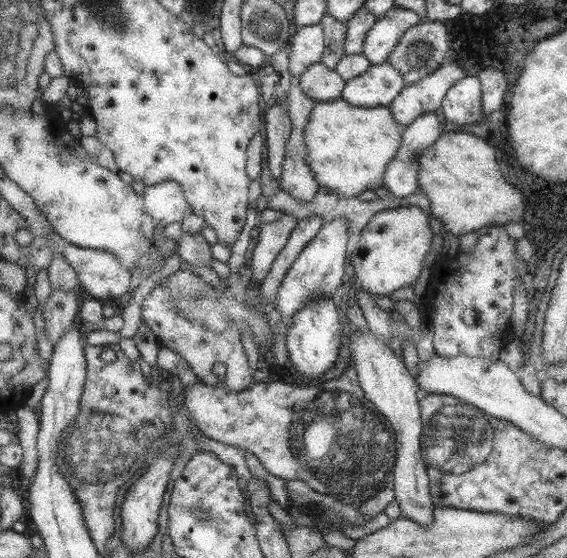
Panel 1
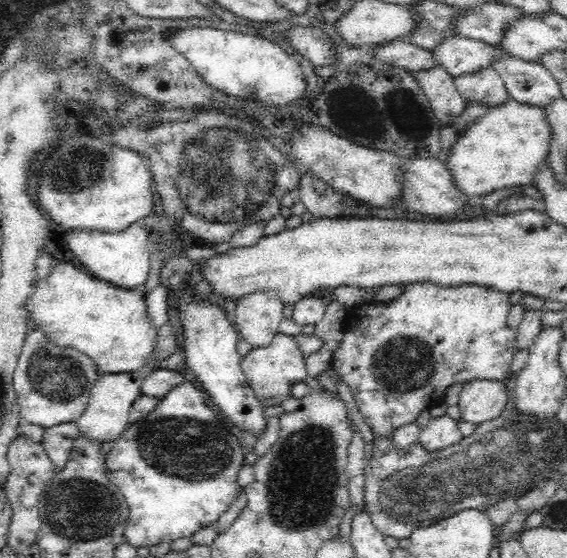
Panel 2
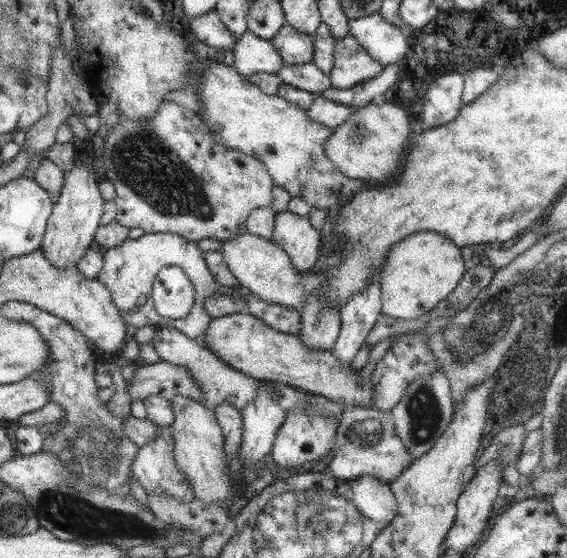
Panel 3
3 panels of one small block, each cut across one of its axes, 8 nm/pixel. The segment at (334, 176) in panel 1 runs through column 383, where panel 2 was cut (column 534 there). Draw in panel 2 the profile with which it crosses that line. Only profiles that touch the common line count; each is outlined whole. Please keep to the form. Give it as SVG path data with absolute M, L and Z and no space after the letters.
M508 98L503 103L489 107L478 120L467 126L450 145L445 156L440 157L445 161L446 169L450 170L453 184L456 184L462 194L483 197L494 190L508 186L533 184L534 172L538 172L538 168L542 166L542 159L546 159L549 154L549 140L549 123L548 120L545 120L541 107Z

